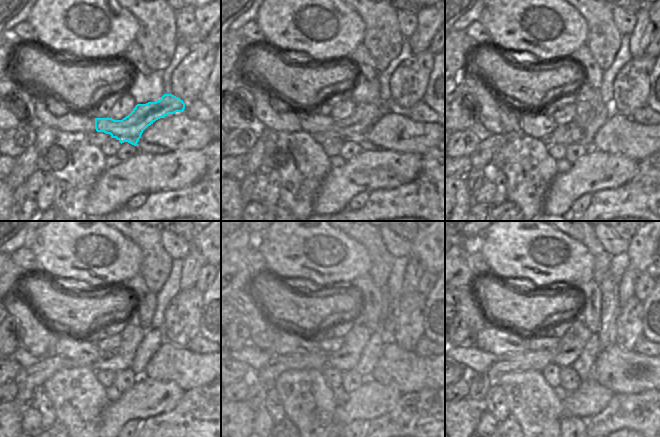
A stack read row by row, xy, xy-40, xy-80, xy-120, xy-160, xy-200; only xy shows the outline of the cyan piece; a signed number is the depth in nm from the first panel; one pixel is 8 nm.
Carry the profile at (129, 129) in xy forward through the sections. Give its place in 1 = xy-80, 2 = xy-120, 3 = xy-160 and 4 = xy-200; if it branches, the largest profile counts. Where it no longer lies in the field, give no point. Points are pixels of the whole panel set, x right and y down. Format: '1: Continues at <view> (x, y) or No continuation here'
1: Continues at xy-80 (534, 124)
2: Continues at xy-120 (84, 350)
3: Continues at xy-160 (285, 342)
4: Continues at xy-200 (497, 340)

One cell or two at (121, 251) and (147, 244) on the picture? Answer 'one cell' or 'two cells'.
two cells

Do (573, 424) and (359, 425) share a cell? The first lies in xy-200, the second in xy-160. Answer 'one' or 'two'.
one

